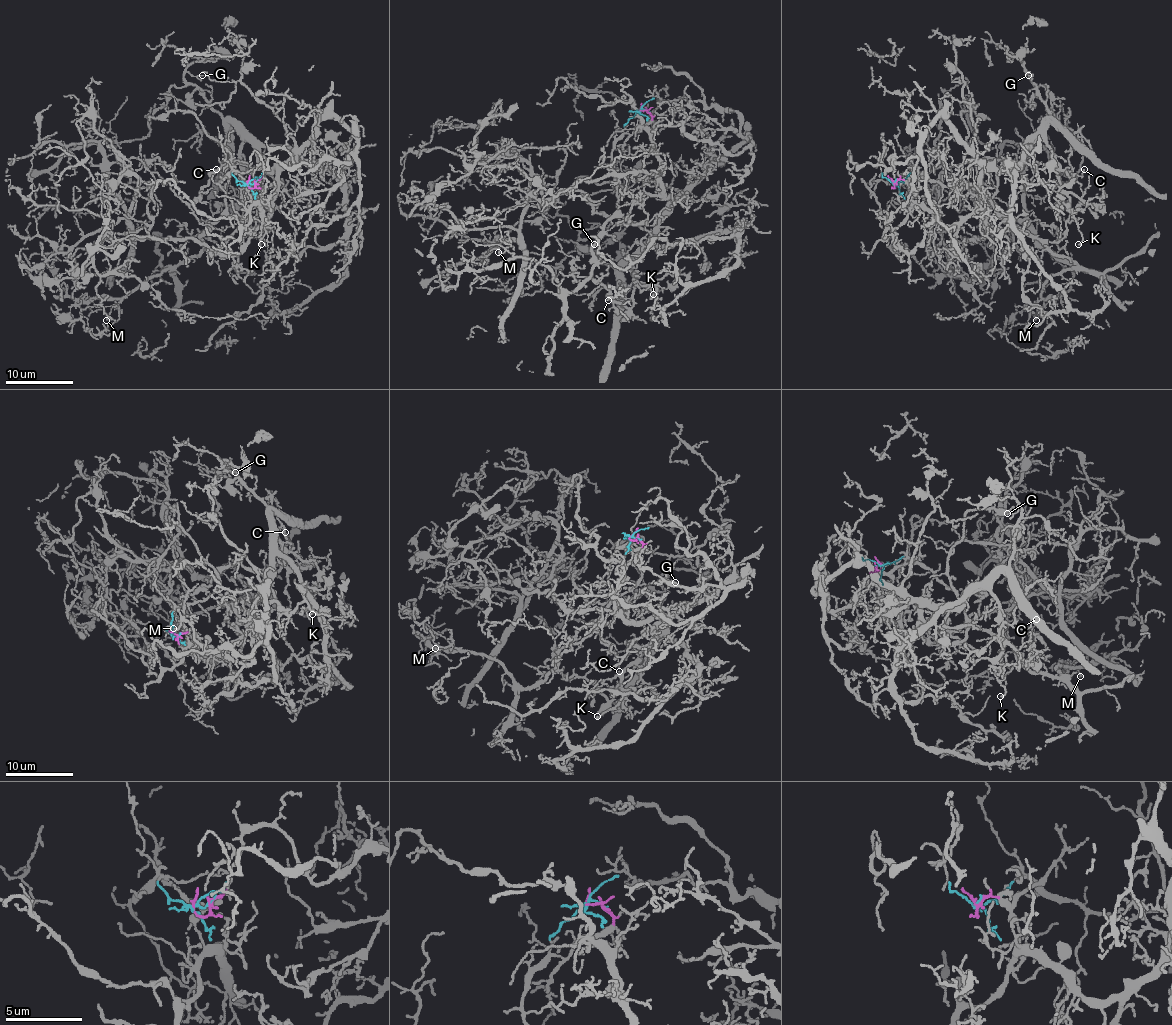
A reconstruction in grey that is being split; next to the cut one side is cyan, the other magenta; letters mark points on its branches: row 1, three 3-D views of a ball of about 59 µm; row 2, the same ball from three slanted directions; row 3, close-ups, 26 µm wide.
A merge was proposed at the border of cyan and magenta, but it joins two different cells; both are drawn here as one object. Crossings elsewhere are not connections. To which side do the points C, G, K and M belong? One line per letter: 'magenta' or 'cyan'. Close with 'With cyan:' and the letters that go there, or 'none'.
C: magenta
G: magenta
K: magenta
M: cyan
With cyan: M

